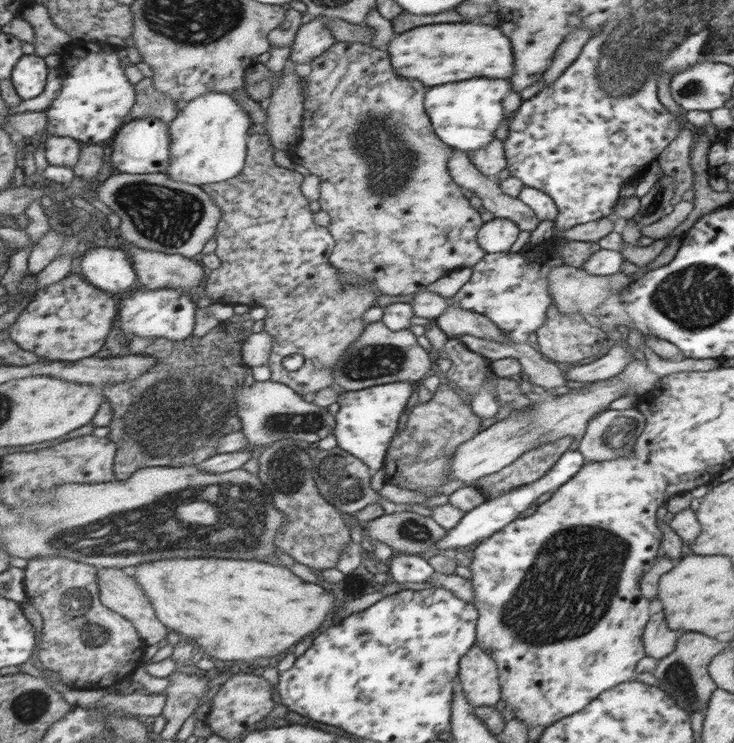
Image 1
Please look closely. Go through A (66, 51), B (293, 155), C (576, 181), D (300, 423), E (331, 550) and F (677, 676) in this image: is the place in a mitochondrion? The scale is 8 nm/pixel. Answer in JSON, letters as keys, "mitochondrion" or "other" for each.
{"A":"other","B":"other","C":"other","D":"mitochondrion","E":"other","F":"mitochondrion"}

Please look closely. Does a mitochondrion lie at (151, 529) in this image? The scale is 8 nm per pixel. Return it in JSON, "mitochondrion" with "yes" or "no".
{"mitochondrion":"yes"}

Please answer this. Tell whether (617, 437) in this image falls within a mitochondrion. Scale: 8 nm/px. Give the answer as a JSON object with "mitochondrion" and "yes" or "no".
{"mitochondrion":"yes"}

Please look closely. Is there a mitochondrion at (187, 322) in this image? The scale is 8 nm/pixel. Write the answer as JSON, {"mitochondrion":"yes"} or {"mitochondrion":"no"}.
{"mitochondrion":"no"}

